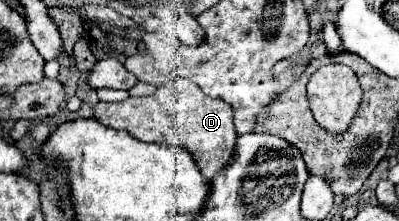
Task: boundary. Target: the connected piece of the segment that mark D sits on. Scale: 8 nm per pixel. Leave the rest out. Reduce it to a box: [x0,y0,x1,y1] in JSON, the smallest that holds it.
[94,79,236,182]

